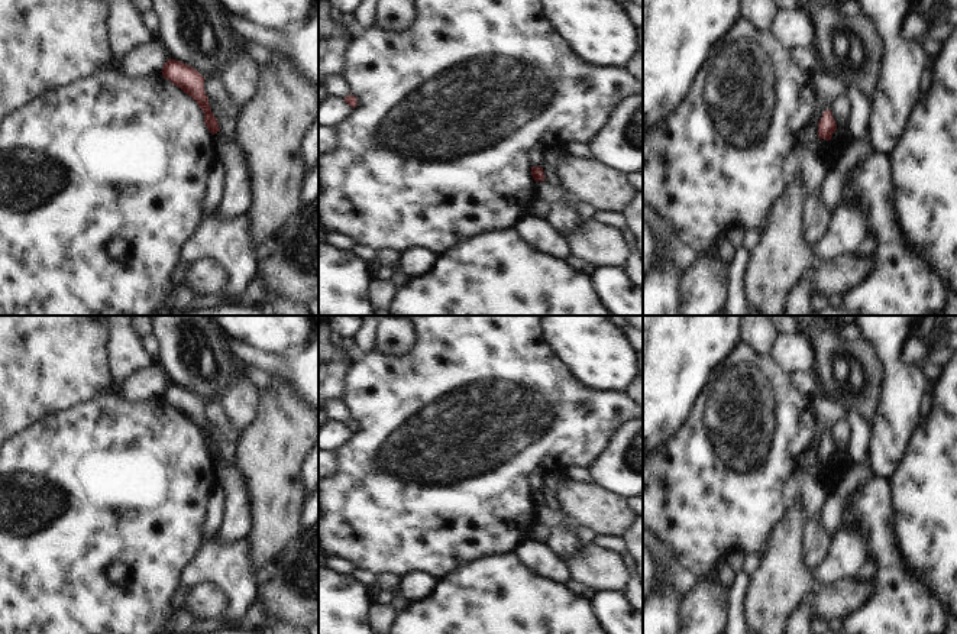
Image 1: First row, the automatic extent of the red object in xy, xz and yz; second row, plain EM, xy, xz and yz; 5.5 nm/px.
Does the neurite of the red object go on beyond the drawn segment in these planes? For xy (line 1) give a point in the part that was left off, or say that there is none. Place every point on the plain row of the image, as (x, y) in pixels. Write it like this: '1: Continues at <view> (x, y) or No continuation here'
1: No continuation here.

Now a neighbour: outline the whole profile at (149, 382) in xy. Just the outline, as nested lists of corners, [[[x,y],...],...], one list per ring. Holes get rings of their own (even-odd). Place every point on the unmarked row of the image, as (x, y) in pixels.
[[[153,362],[149,368],[129,375],[123,382],[113,382],[111,391],[120,394],[129,401],[145,401],[162,395],[164,388],[169,384],[168,375]]]

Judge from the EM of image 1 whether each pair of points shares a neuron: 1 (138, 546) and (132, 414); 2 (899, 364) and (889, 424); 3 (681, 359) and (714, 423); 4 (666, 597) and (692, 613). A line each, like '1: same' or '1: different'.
1: same
2: same
3: different
4: different

